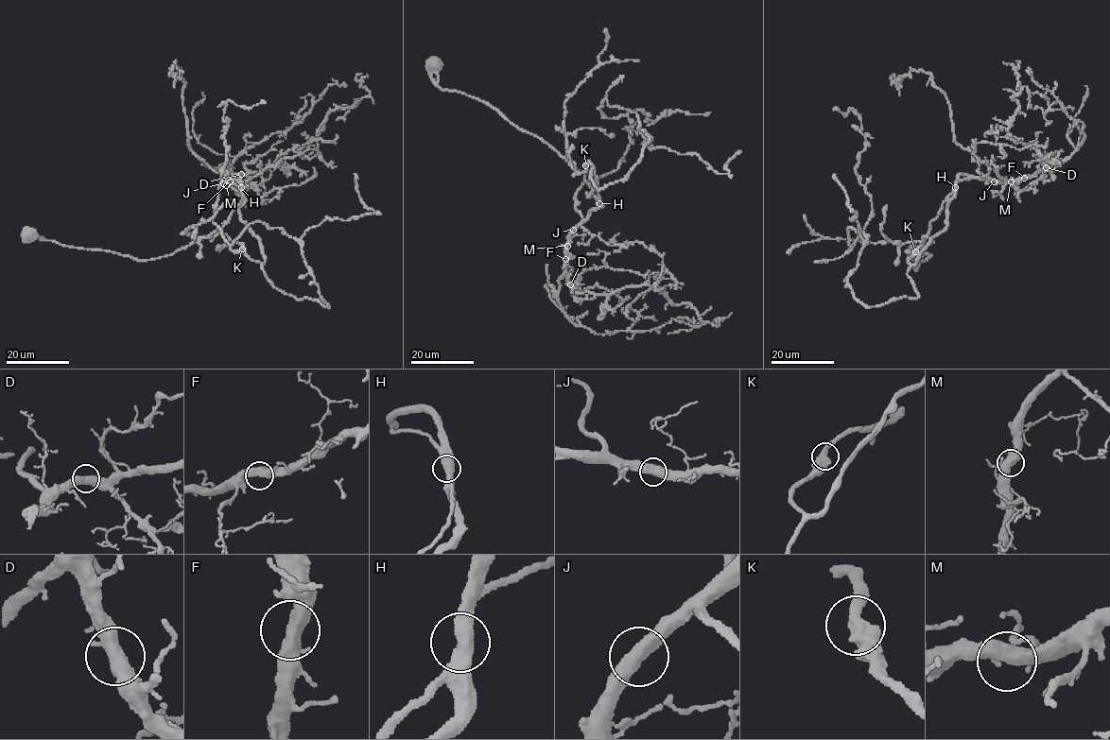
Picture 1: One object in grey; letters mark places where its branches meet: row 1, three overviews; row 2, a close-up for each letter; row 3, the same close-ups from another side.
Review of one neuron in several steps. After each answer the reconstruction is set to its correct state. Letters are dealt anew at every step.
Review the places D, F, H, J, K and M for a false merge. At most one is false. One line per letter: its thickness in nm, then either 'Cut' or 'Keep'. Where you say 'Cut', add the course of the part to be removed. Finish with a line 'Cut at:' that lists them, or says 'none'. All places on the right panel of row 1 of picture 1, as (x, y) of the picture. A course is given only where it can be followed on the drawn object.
D: Thickness 500 nm. Keep
F: Thickness 500 nm. Keep
H: Thickness 550 nm. Keep
J: Thickness 500 nm. Keep
K: Thickness 500 nm. Keep
M: Thickness 550 nm. Keep
Cut at: none

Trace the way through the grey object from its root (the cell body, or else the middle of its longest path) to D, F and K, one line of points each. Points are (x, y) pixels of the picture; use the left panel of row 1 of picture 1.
D: (27, 233), (136, 259), (166, 256), (221, 229), (243, 195), (235, 180), (223, 182), (241, 174)
F: (27, 233), (136, 259), (166, 256), (208, 237), (229, 220), (243, 195), (236, 180), (230, 181)
K: (27, 233), (26, 235), (65, 246), (105, 249), (144, 260), (166, 256), (219, 233), (241, 242), (242, 249)

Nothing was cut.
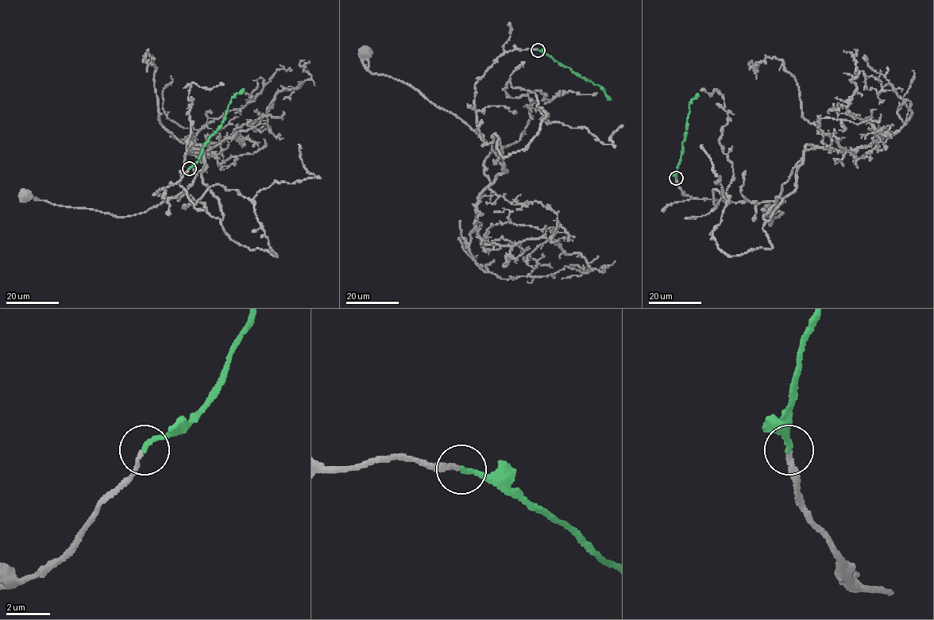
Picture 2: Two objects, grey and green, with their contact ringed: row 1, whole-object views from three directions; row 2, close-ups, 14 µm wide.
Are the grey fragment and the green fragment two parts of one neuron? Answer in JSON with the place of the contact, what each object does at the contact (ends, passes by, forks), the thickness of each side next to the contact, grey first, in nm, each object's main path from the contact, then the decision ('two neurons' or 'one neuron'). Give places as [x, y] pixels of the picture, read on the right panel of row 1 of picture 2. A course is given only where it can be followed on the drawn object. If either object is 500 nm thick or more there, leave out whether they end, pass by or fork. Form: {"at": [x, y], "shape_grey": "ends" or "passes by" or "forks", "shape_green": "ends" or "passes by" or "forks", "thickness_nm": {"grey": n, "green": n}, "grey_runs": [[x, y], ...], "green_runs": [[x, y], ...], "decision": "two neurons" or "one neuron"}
{"at": [676, 178], "shape_grey": "ends", "shape_green": "ends", "thickness_nm": {"grey": 160, "green": 220}, "grey_runs": [[676, 179], [684, 194], [693, 198], [758, 203], [777, 199], [769, 225], [771, 219], [783, 213], [769, 209]], "green_runs": [[676, 179], [689, 105], [698, 94]], "decision": "one neuron"}

